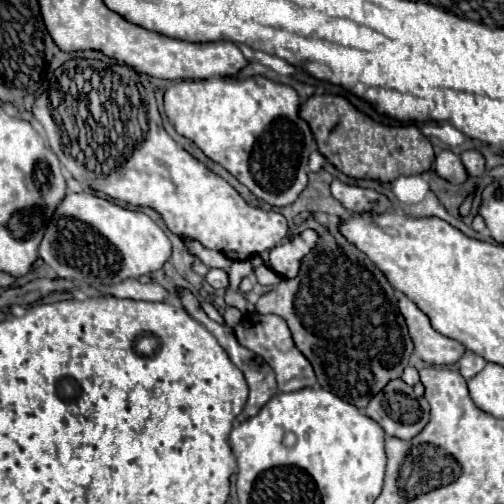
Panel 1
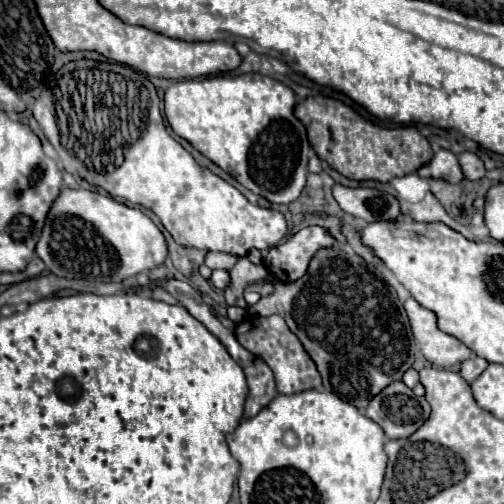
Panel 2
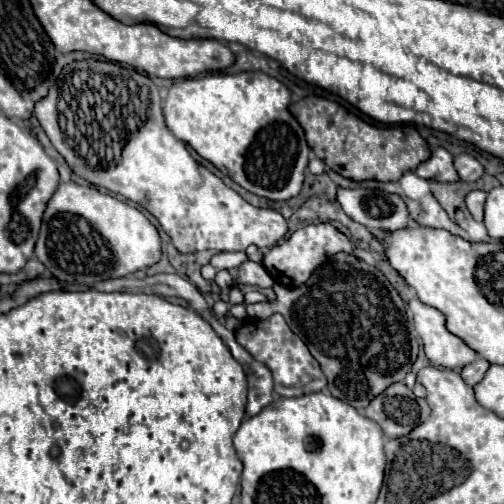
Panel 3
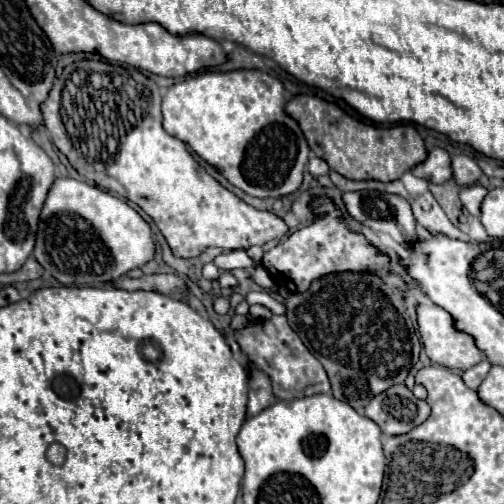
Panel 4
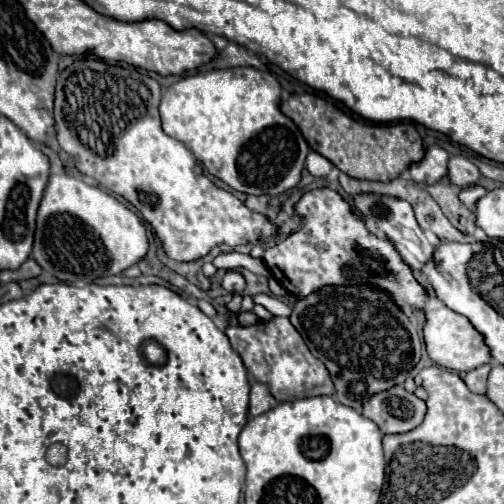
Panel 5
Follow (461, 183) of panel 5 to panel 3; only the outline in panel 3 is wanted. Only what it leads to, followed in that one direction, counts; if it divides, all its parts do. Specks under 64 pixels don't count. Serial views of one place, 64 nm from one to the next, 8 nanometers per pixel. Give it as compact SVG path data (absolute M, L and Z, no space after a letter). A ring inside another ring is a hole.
M458 154L454 158L454 166L456 166L456 172L462 182L476 182L484 174L482 164L470 154Z

